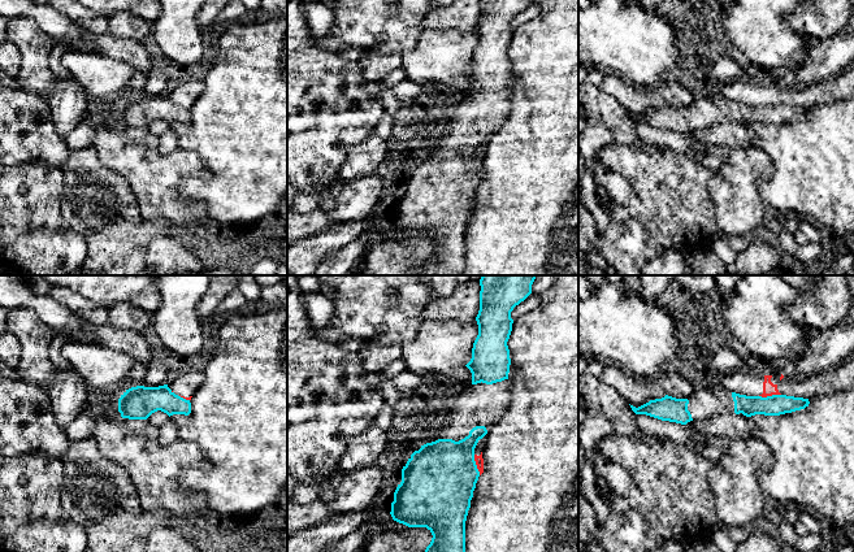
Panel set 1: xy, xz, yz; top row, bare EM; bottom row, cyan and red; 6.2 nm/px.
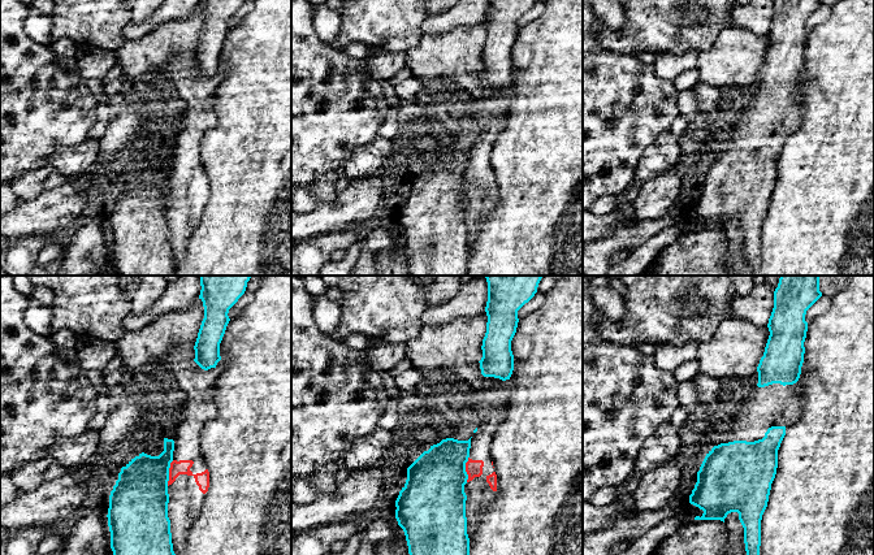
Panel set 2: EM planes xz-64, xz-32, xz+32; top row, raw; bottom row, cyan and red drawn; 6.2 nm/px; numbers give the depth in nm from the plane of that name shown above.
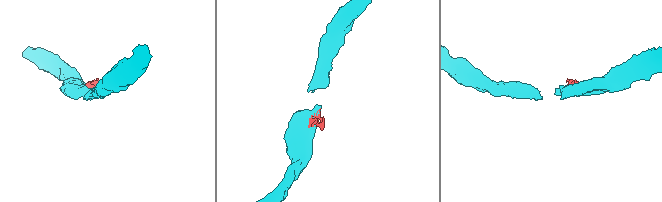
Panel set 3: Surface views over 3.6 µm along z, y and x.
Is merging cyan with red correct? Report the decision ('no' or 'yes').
no

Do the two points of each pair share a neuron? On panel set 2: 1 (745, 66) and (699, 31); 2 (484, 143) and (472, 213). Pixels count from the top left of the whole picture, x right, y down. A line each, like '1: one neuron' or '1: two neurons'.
1: two neurons
2: one neuron

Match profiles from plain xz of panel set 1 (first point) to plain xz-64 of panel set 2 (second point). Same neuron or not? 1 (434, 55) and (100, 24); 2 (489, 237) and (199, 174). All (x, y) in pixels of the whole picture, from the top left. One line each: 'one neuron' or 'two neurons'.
1: two neurons
2: two neurons

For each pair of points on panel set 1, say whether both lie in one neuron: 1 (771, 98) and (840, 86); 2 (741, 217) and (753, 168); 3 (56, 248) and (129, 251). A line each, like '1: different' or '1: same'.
1: same
2: same
3: different

